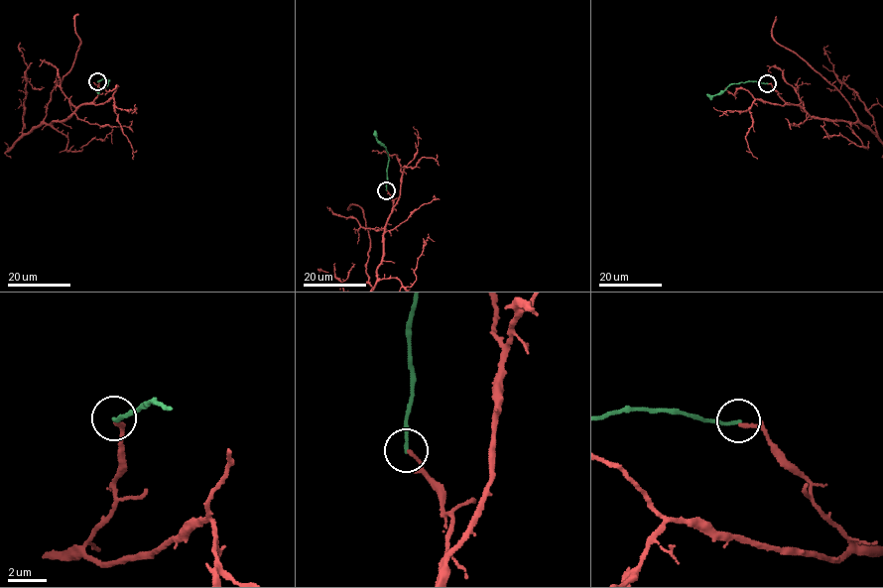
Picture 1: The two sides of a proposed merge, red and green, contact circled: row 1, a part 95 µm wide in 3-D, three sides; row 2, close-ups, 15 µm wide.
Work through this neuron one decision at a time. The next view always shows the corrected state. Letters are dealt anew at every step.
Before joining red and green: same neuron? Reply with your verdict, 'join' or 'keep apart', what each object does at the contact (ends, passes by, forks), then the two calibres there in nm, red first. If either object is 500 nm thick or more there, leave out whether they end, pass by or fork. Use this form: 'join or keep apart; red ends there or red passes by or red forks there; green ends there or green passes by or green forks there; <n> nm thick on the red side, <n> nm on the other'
keep apart; red ends there; green ends there; 190 nm thick on the red side, 180 nm on the other

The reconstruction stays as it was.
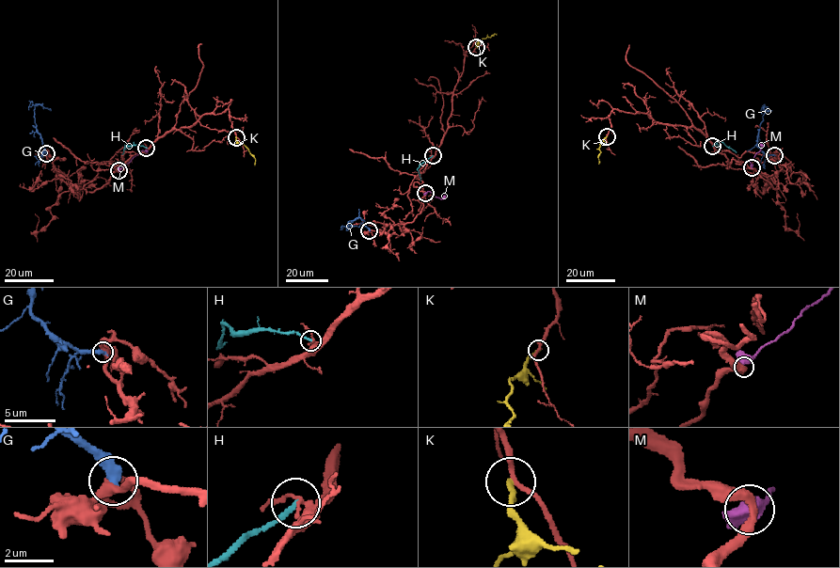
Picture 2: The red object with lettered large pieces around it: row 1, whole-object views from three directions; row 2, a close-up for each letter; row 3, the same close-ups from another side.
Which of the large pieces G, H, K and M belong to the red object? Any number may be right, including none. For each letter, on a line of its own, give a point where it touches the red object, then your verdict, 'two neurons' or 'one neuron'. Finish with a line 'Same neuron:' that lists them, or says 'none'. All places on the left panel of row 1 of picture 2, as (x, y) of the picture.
G: (46, 153) | two neurons
H: (146, 148) | two neurons
K: (236, 137) | two neurons
M: (118, 170) | two neurons
Same neuron: none

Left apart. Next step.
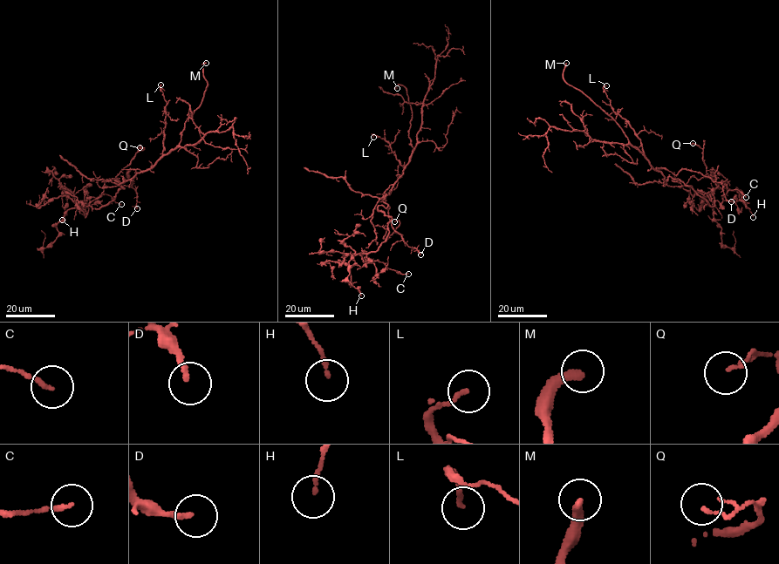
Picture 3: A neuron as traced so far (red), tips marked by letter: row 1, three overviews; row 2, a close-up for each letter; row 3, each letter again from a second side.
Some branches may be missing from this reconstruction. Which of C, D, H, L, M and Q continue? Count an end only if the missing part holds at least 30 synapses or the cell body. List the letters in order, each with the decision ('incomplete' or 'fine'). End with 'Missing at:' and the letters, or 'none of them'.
C: fine
D: fine
H: fine
L: fine
M: incomplete
Q: fine
Missing at: M

